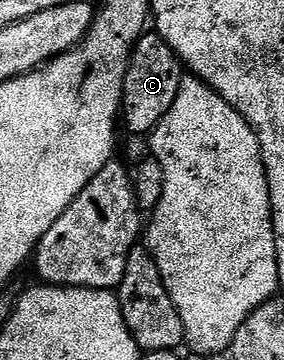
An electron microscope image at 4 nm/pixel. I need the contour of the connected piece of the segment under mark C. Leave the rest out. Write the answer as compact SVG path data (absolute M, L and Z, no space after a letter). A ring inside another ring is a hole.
M155 31L142 33L141 38L133 44L129 56L129 66L125 76L123 91L123 125L133 133L148 135L155 127L159 127L159 119L171 111L175 103L175 95L179 95L179 83L183 76L183 66L175 51L167 47L167 43Z

